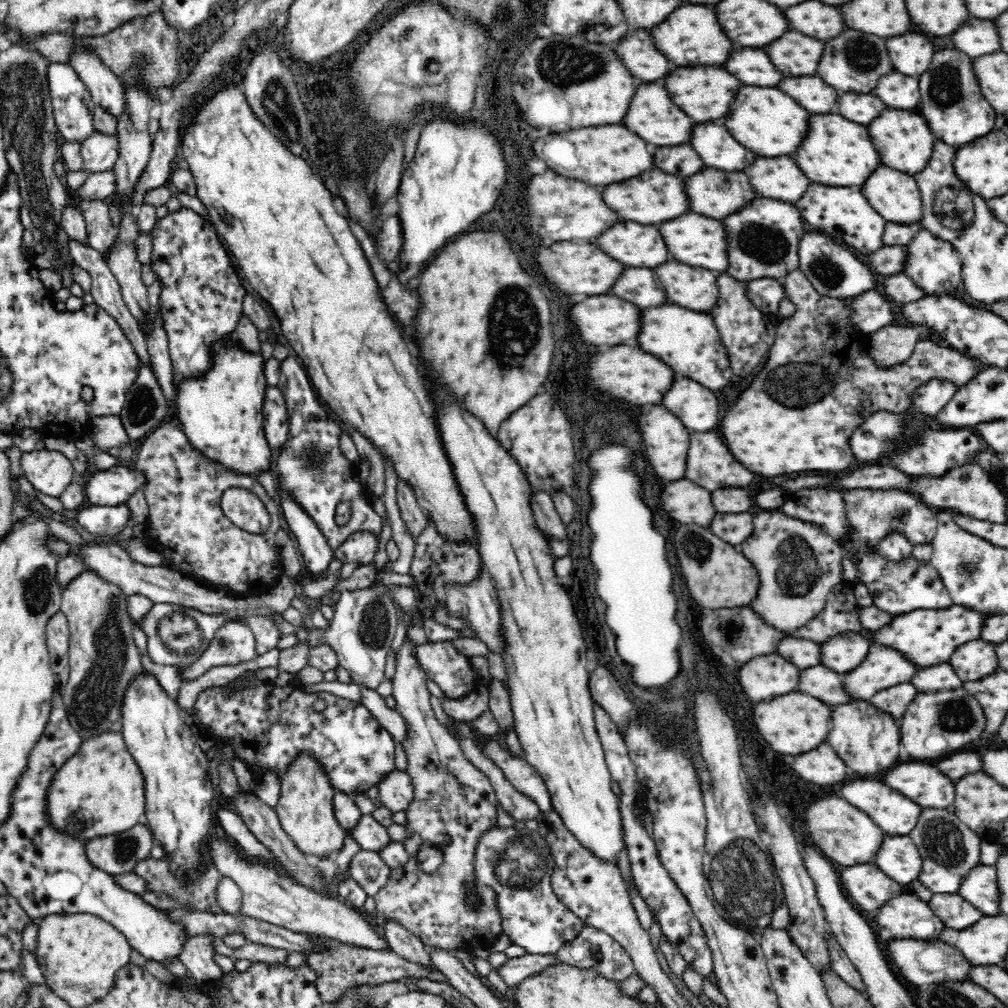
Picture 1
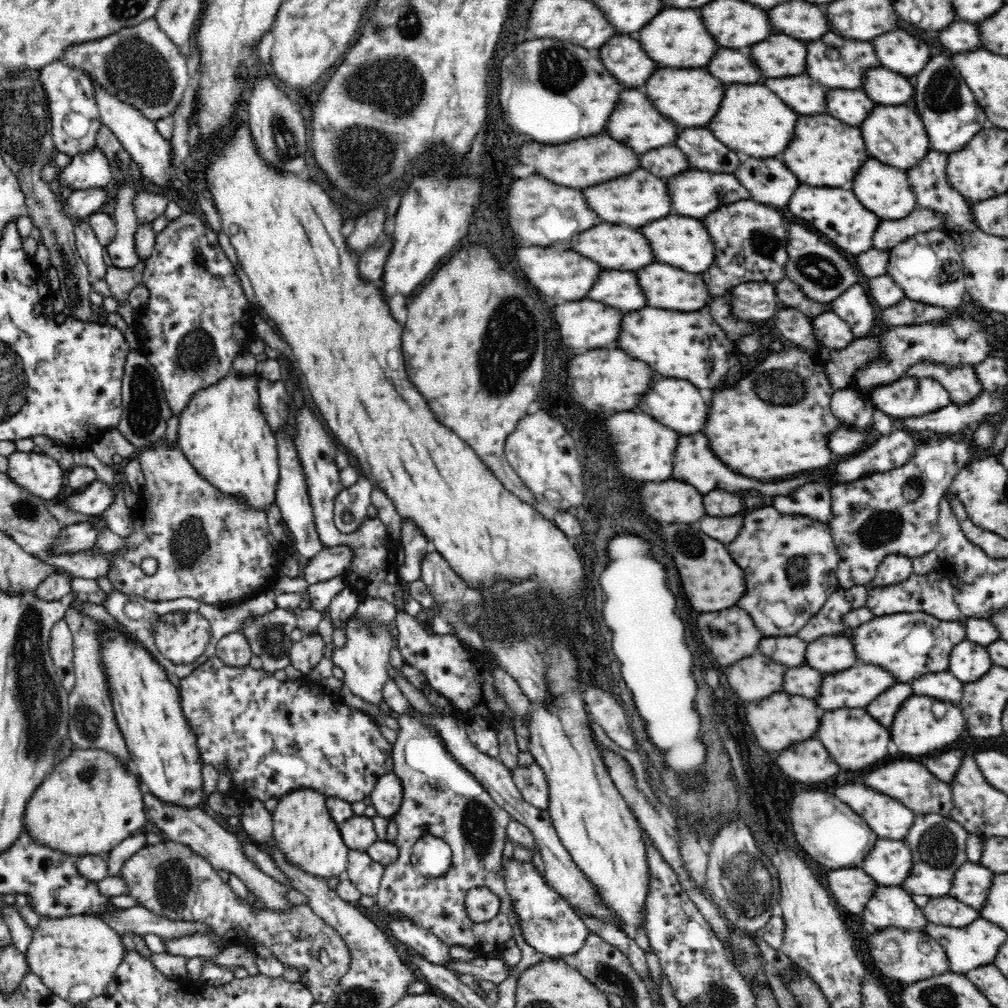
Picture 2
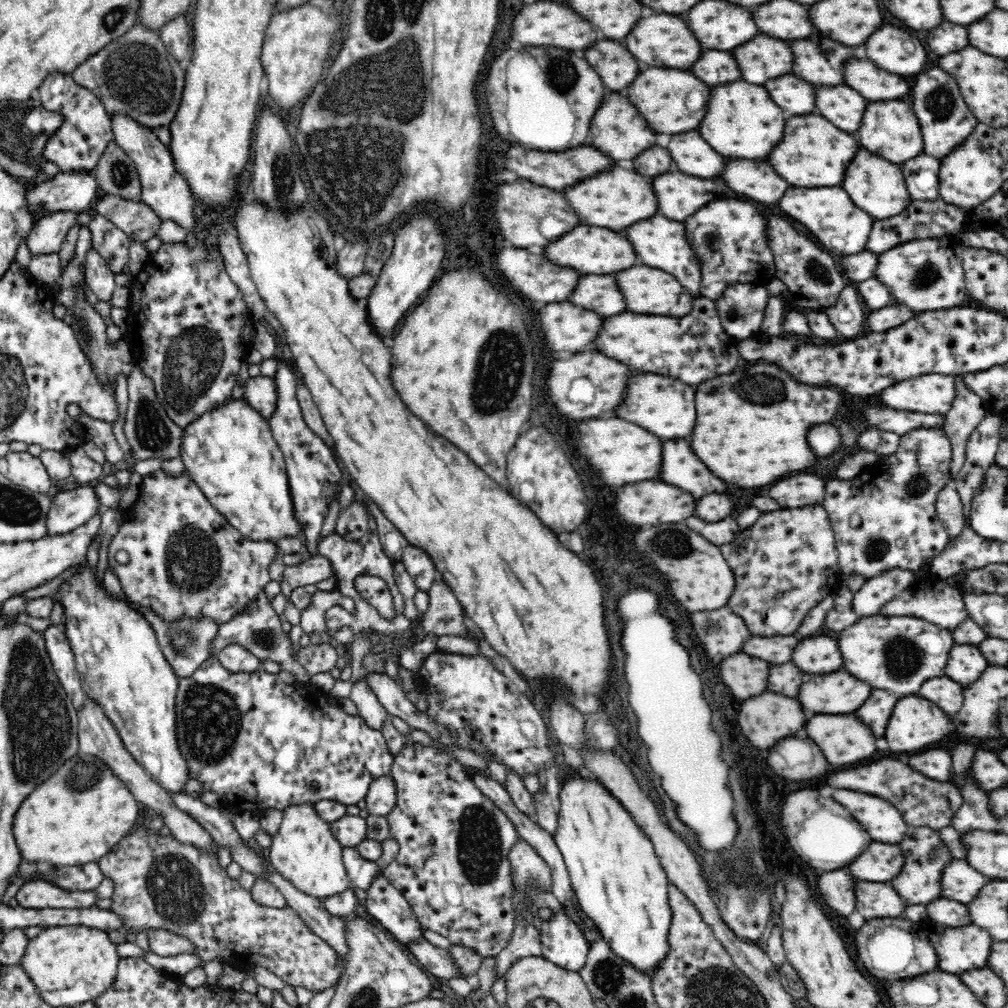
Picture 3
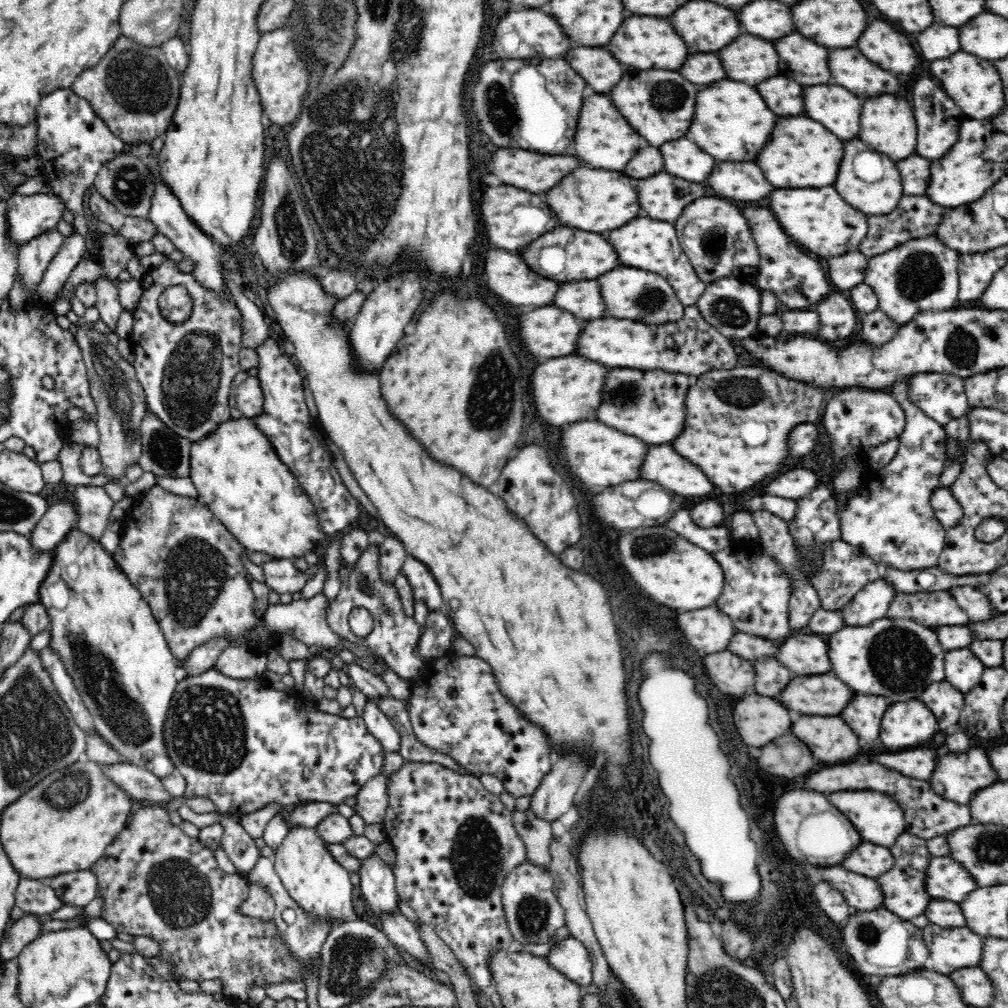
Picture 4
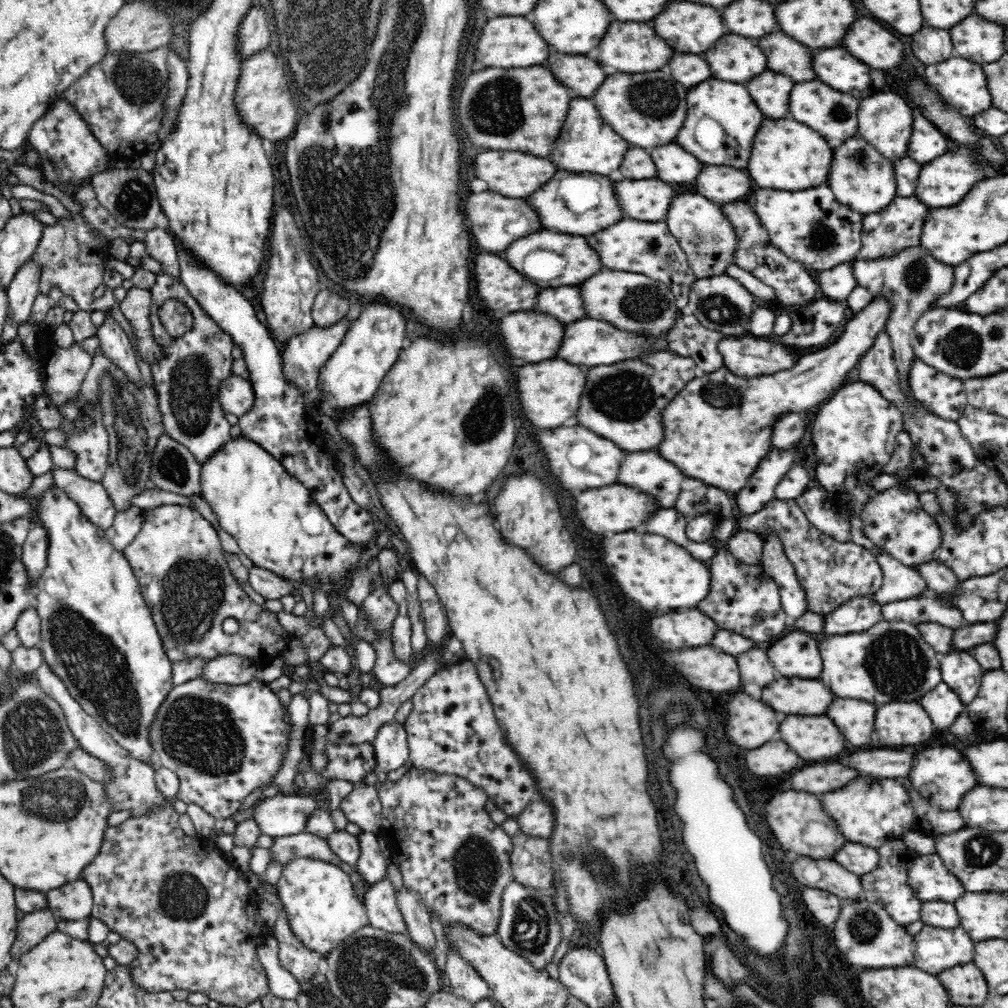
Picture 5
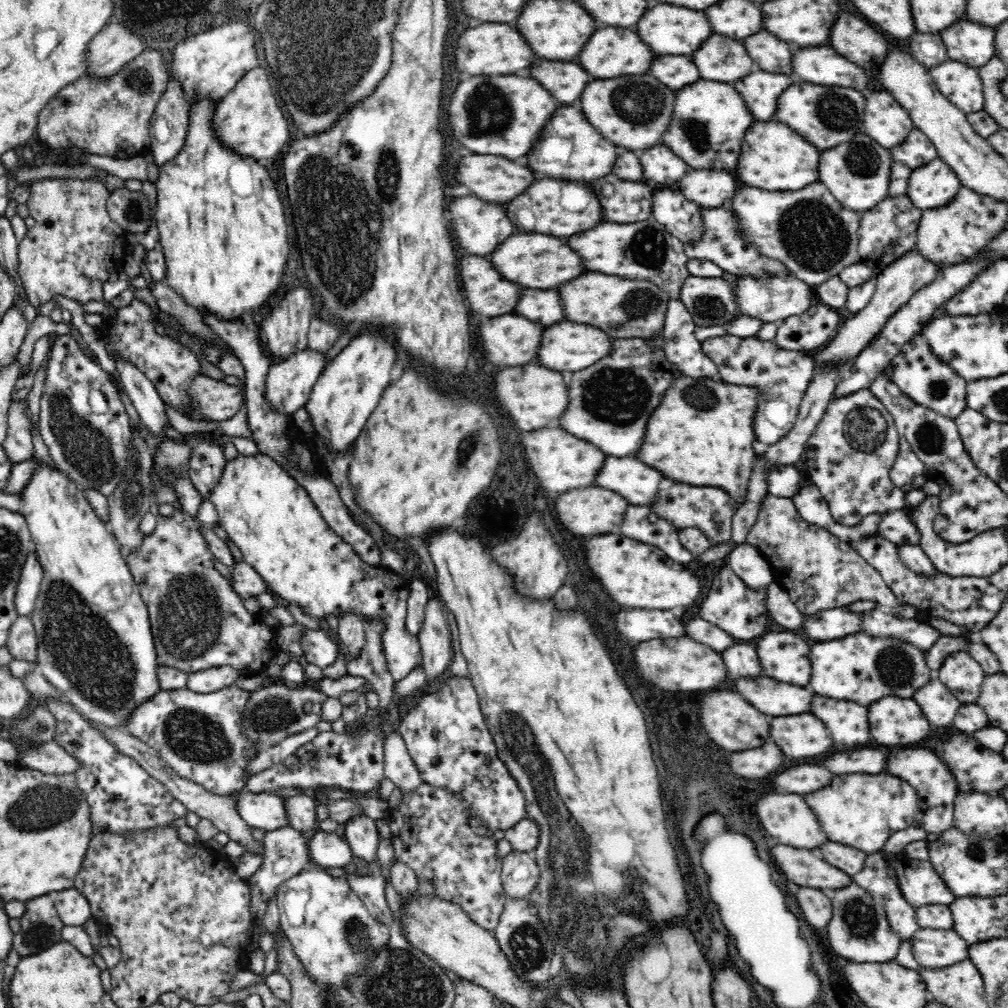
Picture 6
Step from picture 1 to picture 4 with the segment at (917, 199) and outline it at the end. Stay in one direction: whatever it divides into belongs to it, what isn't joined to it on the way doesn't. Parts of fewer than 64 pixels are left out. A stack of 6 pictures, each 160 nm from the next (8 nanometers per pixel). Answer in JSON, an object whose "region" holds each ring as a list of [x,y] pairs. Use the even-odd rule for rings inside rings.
{"region":[[[850,140],[850,142],[844,144],[844,158],[842,158],[842,164],[840,164],[840,170],[838,170],[838,178],[836,178],[836,182],[834,182],[834,188],[838,190],[838,194],[840,194],[848,204],[867,216],[888,214],[896,208],[899,200],[904,195],[900,173],[896,170],[895,161],[884,157],[884,176],[882,176],[880,180],[876,180],[876,182],[864,182],[864,180],[860,180],[860,178],[854,174],[854,170],[852,170],[852,160],[854,160],[854,156],[856,156],[858,152],[864,152],[864,150],[868,150],[868,148],[866,148],[866,144],[864,144],[862,140]]]}

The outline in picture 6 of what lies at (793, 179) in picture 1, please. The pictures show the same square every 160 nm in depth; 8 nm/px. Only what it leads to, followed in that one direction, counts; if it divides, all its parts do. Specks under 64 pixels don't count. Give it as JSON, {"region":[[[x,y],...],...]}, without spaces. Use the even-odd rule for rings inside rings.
{"region":[[[689,170],[676,185],[686,199],[702,209],[724,206],[738,188],[732,174],[716,170]]]}

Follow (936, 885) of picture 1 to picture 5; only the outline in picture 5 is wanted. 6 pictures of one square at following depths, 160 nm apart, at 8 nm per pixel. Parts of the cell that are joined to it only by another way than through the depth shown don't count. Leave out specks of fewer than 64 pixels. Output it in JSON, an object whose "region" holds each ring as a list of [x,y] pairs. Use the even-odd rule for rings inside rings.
{"region":[[[902,838],[894,839],[884,843],[877,849],[879,852],[879,864],[866,874],[860,875],[863,897],[868,902],[878,903],[900,926],[908,925],[921,920],[922,901],[914,896],[912,889],[908,887],[908,868],[912,866],[912,861],[918,858],[918,854],[910,851]]]}

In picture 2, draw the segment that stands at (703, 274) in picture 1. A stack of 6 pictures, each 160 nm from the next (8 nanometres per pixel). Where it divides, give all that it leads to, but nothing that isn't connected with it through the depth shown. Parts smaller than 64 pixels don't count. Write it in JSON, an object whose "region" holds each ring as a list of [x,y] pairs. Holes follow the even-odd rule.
{"region":[[[650,264],[646,268],[640,268],[636,272],[638,284],[646,294],[646,306],[652,308],[666,308],[666,310],[680,310],[680,312],[692,312],[709,304],[713,299],[708,294],[708,285],[704,283],[700,274],[693,275],[686,271],[680,272],[678,268],[672,268],[668,264]]]}

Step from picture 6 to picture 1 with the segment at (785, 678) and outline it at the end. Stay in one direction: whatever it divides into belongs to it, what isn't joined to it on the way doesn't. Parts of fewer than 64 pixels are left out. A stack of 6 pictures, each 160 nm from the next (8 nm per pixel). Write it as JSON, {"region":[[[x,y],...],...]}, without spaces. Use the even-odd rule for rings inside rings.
{"region":[[[854,632],[834,636],[820,644],[822,664],[836,672],[850,672],[866,658],[871,645],[870,640]]]}

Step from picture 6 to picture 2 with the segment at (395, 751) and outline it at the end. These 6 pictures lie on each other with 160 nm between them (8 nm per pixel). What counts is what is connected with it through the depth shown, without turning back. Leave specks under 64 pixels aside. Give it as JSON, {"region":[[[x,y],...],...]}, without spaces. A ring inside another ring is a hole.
{"region":[[[350,617],[346,626],[346,636],[348,644],[344,648],[335,648],[332,650],[331,659],[336,666],[340,666],[345,672],[344,683],[348,686],[350,692],[356,697],[364,700],[366,704],[378,707],[383,702],[383,686],[388,680],[386,666],[390,662],[390,650],[395,644],[394,627],[378,628],[372,634],[369,634],[367,628],[355,622],[356,617]]]}

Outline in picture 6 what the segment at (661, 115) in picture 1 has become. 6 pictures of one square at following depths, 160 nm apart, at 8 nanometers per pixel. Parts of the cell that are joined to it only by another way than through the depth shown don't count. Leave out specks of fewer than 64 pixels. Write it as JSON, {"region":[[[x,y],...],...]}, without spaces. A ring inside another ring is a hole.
{"region":[[[564,106],[558,108],[548,124],[544,124],[544,132],[540,140],[536,142],[536,148],[528,154],[528,168],[532,168],[538,174],[544,174],[548,178],[556,180],[570,180],[570,182],[588,182],[602,178],[612,172],[616,160],[616,146],[610,144],[588,124],[584,114],[578,108]]]}

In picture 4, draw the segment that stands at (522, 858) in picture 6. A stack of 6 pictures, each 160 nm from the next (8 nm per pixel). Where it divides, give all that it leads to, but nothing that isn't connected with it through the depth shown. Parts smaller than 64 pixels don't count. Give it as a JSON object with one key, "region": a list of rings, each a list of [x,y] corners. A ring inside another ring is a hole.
{"region":[[[532,809],[524,812],[514,812],[512,815],[514,828],[526,849],[525,861],[529,864],[542,867],[544,871],[552,871],[552,855],[550,845],[552,838],[551,824],[538,818]]]}

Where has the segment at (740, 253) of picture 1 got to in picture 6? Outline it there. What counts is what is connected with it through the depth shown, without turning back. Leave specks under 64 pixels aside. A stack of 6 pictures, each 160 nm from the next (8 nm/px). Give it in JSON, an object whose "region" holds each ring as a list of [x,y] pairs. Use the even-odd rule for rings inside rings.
{"region":[[[660,190],[654,194],[650,216],[682,242],[700,238],[700,206],[678,190]]]}

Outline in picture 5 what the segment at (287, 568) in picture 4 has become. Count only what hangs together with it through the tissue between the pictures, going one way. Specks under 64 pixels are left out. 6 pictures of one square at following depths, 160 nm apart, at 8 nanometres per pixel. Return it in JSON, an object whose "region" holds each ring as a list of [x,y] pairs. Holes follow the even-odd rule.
{"region":[[[254,565],[248,569],[248,577],[252,589],[264,597],[265,601],[279,600],[283,596],[291,595],[295,590],[292,582],[287,582],[274,572]]]}

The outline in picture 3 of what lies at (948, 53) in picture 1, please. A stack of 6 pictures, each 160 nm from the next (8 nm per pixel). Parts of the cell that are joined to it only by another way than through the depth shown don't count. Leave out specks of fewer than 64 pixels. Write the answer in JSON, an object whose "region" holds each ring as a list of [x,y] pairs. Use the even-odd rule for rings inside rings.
{"region":[[[930,68],[922,74],[918,73],[916,84],[912,88],[912,108],[913,112],[920,120],[922,126],[922,136],[924,136],[923,153],[936,158],[944,158],[966,140],[968,134],[974,131],[977,119],[967,108],[956,80],[942,68]]]}

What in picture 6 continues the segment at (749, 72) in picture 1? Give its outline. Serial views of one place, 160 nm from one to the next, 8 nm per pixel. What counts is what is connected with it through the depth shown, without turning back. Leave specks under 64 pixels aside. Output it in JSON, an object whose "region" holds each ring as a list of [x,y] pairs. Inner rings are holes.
{"region":[[[660,56],[652,60],[650,74],[666,84],[668,88],[682,88],[686,84],[692,84],[700,80],[700,74],[696,72],[696,66],[686,56]]]}

